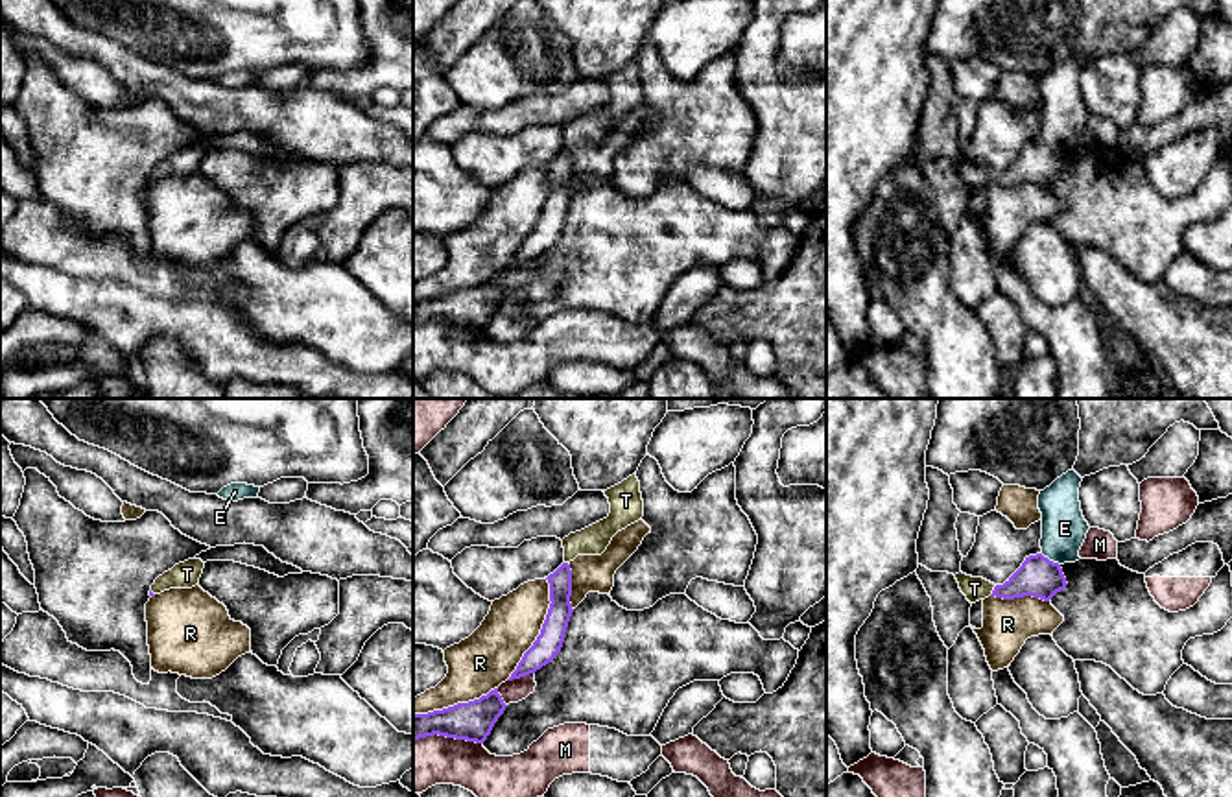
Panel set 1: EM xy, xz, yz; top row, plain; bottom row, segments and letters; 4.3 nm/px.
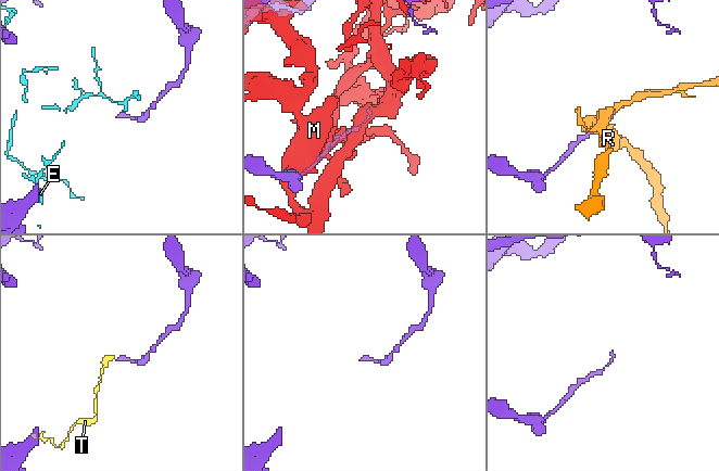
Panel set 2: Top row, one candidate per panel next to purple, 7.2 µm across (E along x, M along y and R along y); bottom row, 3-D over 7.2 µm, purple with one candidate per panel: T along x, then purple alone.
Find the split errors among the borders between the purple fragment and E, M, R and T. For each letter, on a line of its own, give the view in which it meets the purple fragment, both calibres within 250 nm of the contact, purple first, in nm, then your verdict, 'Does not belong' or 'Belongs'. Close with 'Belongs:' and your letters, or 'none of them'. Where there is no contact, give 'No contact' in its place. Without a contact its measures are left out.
E: Touches purple in yz. Thickness 180 nm (purple) against 190 nm. Does not belong
M: Touches purple in xz. Thickness 170 nm (purple) against 220 nm. Does not belong
R: Touches purple in xz. Thickness 110 nm (purple) against 240 nm. Does not belong
T: Touches purple in yz. Thickness 180 nm (purple) against 100 nm. Belongs
Belongs: T

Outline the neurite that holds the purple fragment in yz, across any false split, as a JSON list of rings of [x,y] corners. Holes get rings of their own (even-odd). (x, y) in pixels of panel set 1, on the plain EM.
[[[1042,140],[1025,144],[1022,153],[1003,172],[994,172],[983,164],[972,164],[963,159],[955,161],[955,166],[970,190],[989,183],[1003,186],[1033,183],[1049,188],[1068,172],[1060,151]]]

